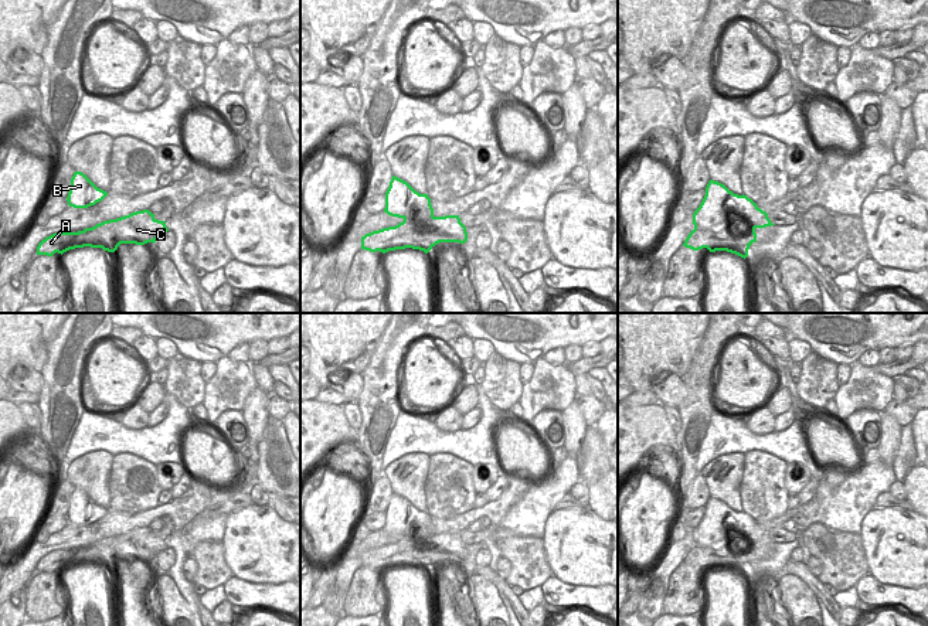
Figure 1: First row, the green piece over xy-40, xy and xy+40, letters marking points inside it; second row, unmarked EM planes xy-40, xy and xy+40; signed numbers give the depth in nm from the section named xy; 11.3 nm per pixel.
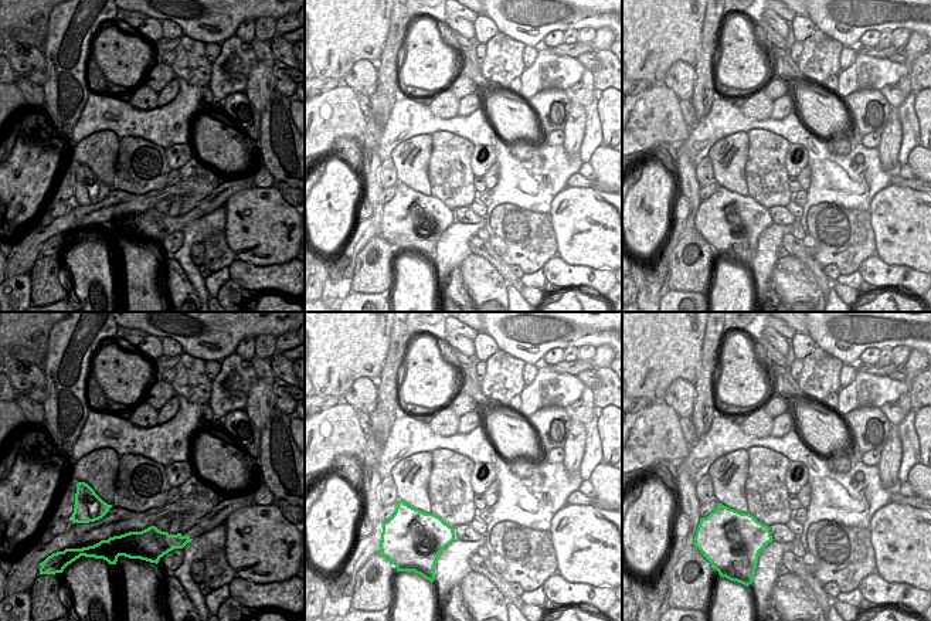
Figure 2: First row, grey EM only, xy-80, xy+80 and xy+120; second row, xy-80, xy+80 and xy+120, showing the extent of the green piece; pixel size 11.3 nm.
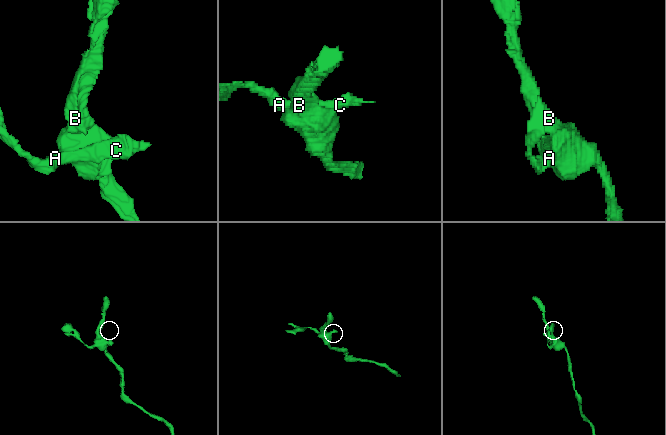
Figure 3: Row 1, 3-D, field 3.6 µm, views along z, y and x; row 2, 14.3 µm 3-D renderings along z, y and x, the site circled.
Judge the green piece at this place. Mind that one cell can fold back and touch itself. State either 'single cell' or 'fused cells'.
fused cells

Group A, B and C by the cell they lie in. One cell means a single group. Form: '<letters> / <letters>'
A C / B

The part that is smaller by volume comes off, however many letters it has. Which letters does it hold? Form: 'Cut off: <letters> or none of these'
Cut off: A, C

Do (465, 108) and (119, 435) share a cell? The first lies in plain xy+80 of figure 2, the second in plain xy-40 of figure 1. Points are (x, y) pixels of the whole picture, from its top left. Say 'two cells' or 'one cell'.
two cells

